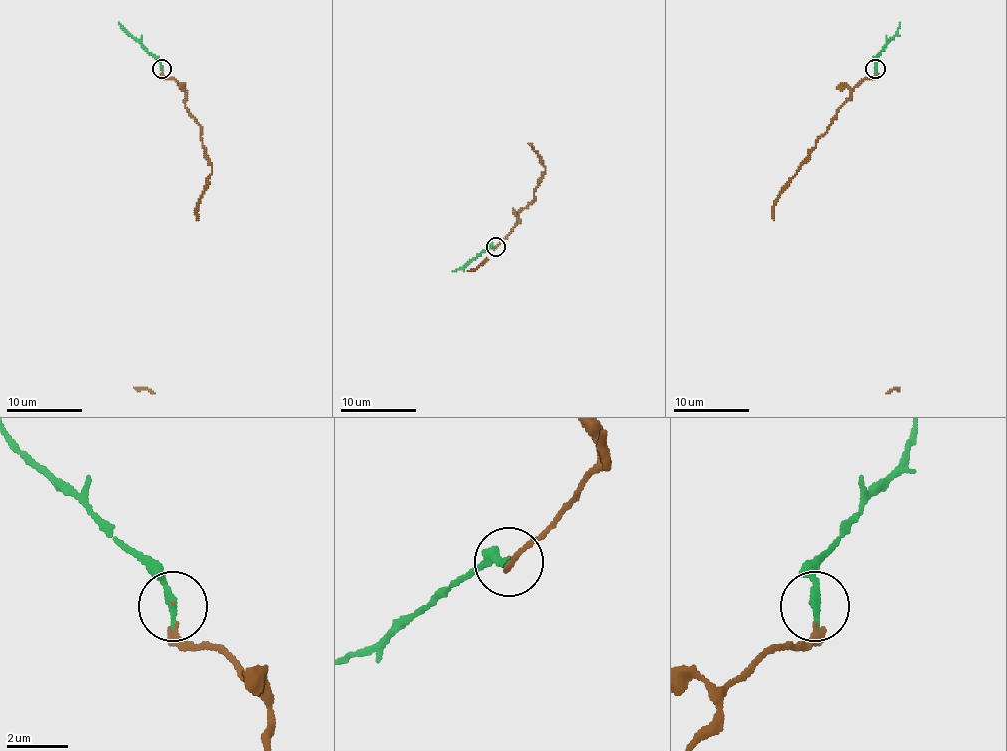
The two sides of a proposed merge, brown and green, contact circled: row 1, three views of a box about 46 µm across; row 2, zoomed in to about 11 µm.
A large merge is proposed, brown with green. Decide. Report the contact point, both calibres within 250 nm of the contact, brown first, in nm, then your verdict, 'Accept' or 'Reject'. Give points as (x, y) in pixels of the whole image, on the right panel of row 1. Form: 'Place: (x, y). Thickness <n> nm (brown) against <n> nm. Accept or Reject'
Place: (875, 68). Thickness 60 nm (brown) against 260 nm. Accept

